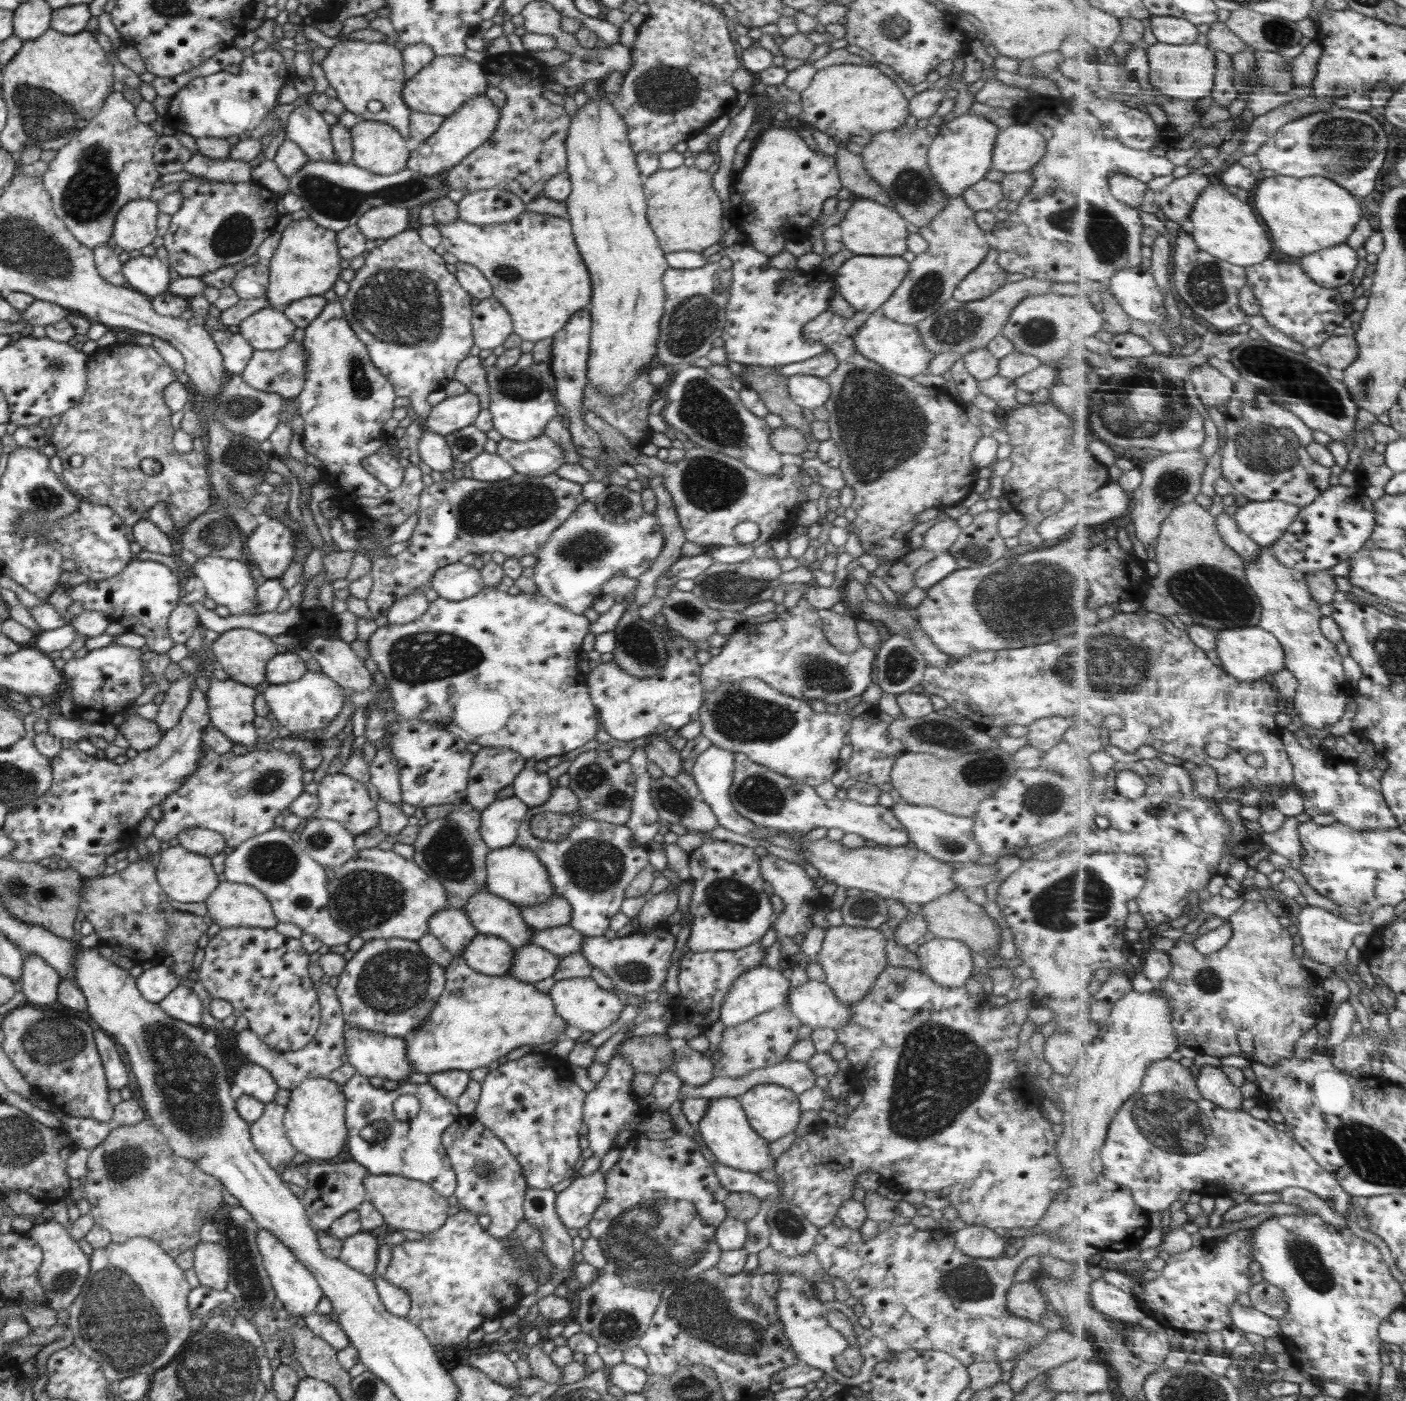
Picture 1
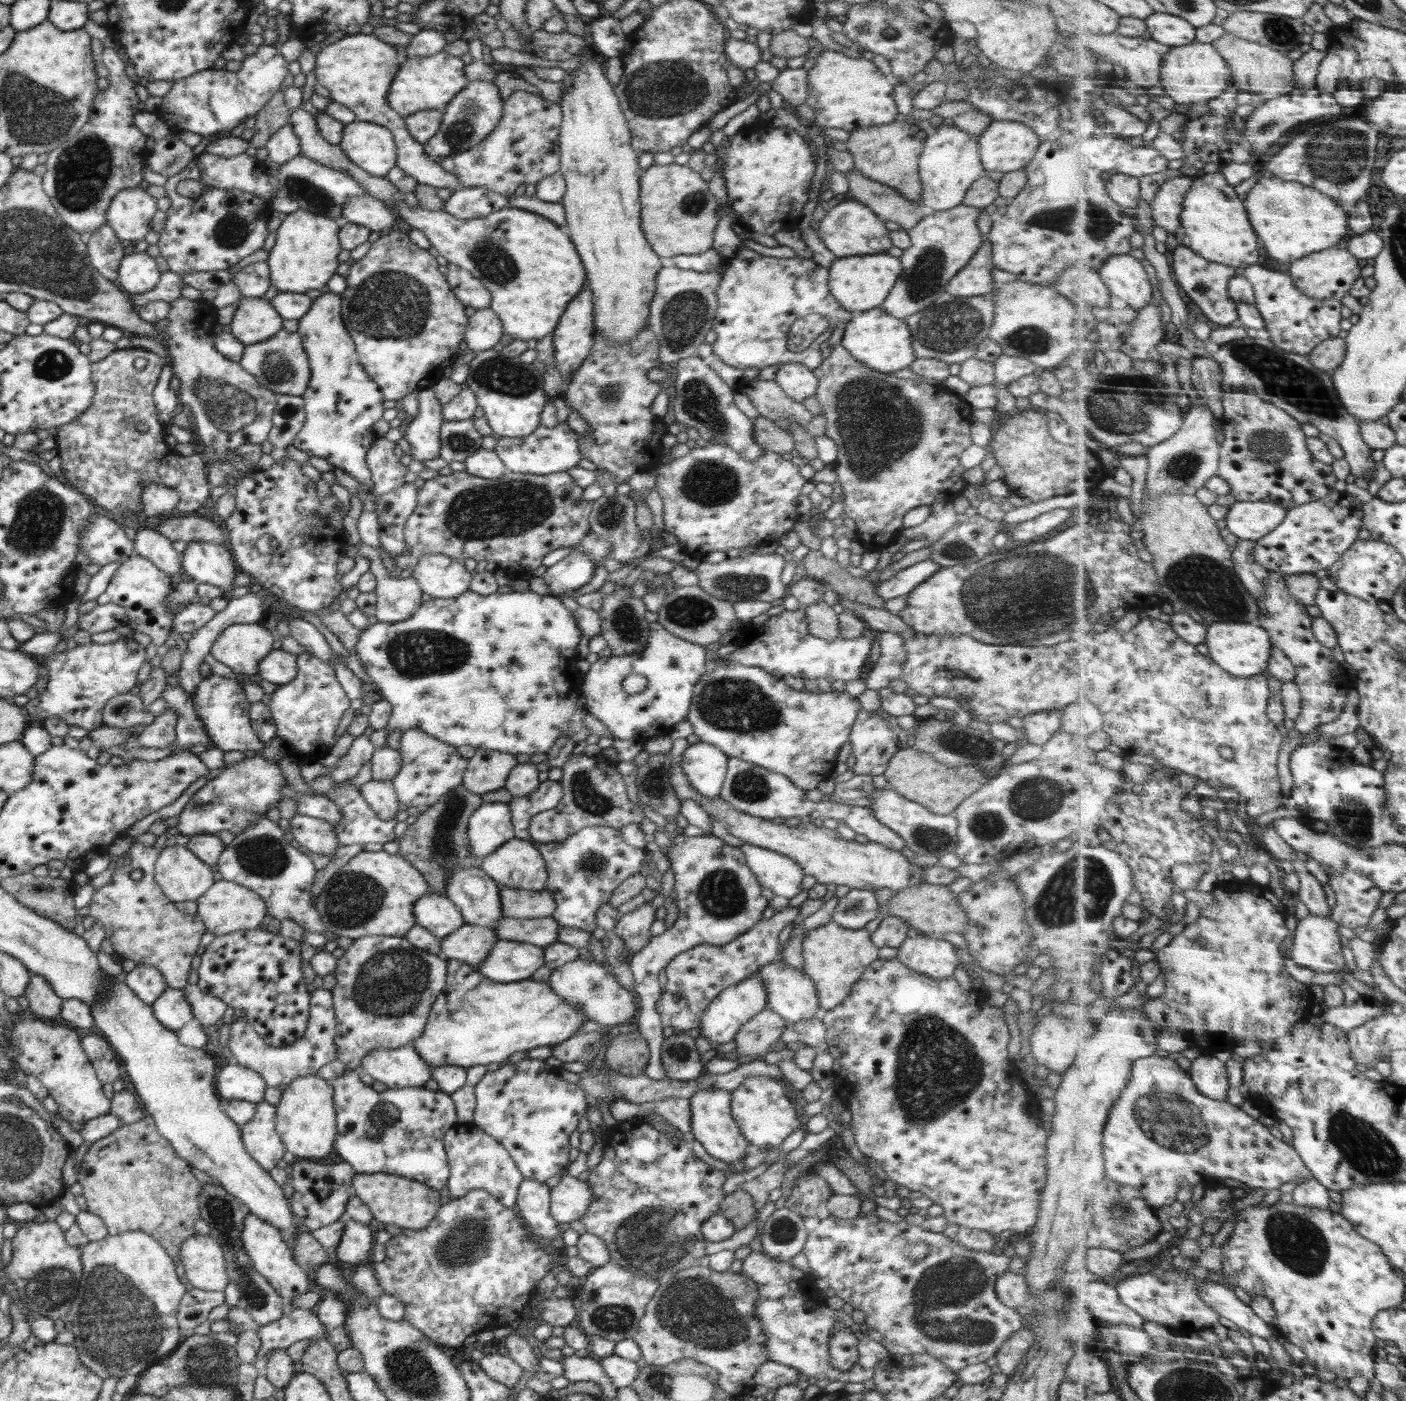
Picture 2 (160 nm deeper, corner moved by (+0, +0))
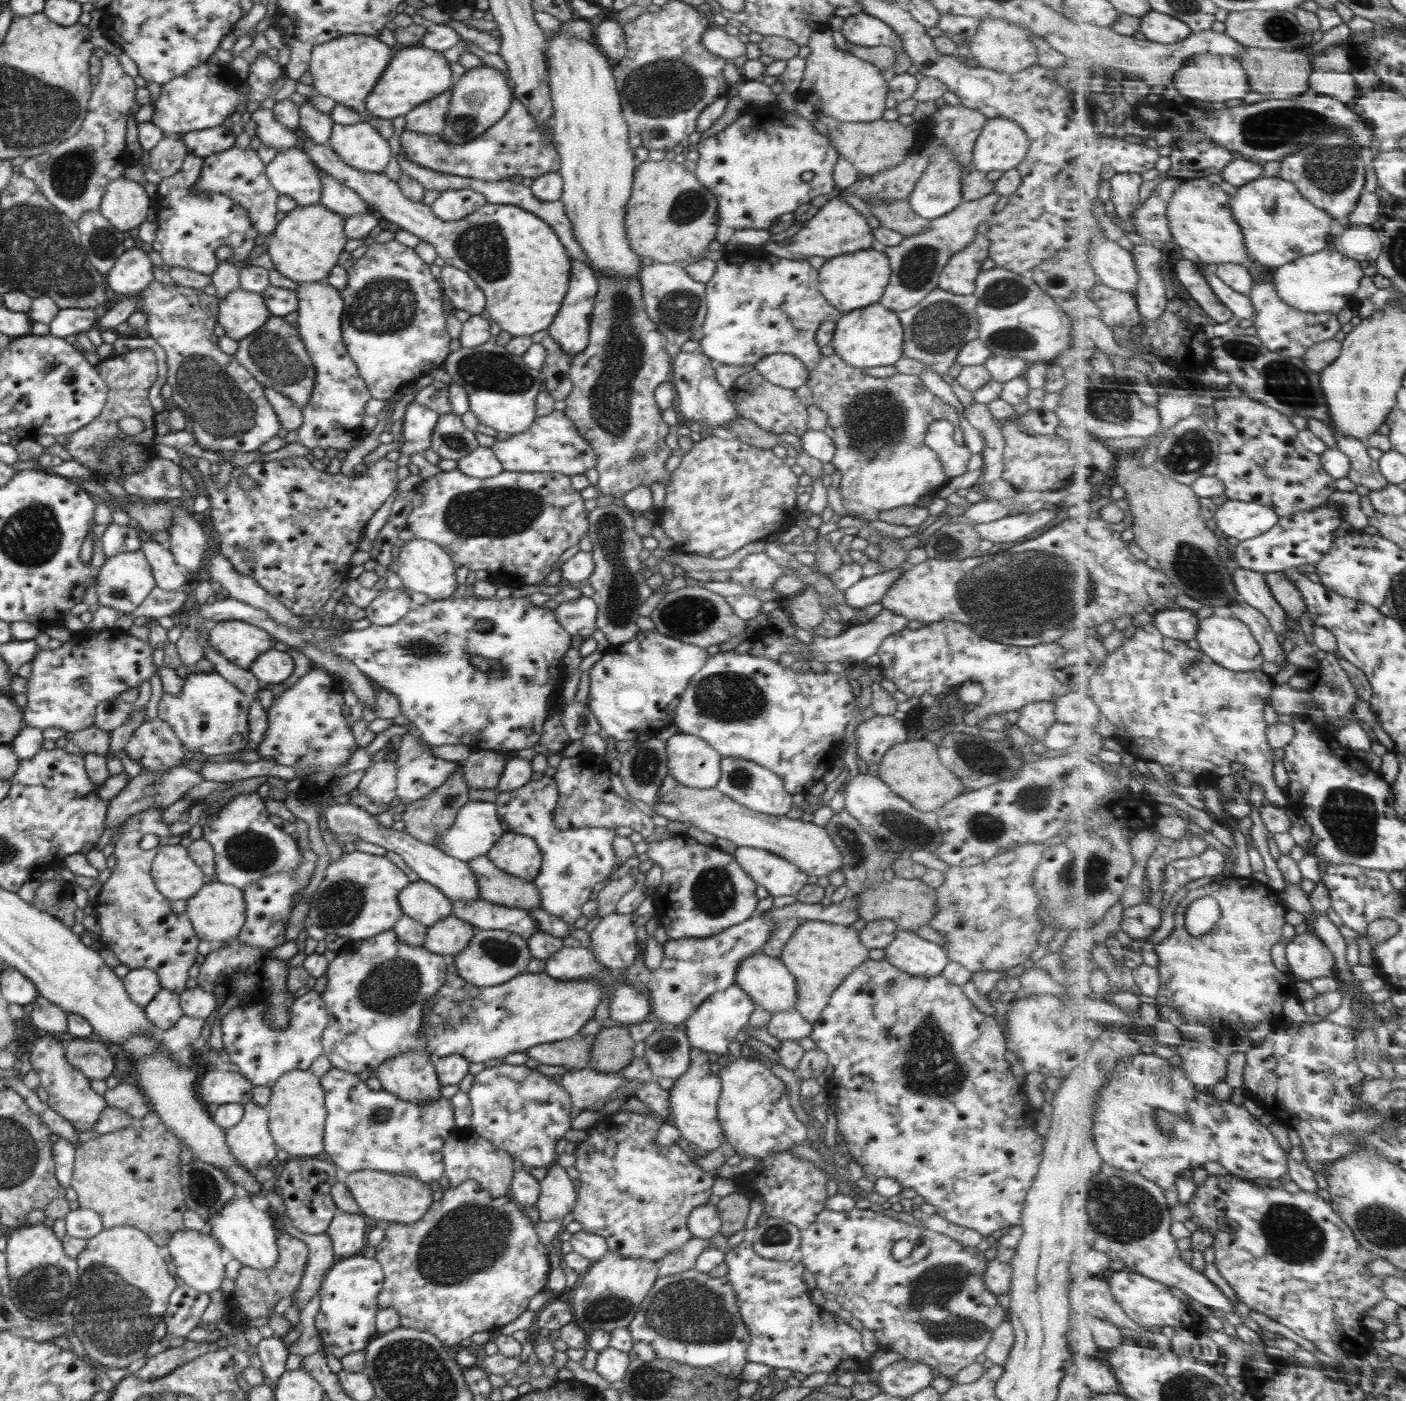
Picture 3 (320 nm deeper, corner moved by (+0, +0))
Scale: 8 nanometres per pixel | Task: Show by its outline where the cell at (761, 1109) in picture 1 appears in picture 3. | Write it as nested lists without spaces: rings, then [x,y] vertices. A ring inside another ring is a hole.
[[[741,1056],[721,1067],[718,1076],[722,1084],[722,1094],[718,1098],[718,1119],[728,1141],[726,1144],[733,1154],[742,1160],[752,1157],[764,1159],[812,1142],[811,1129],[798,1120],[790,1106],[784,1082],[765,1065]]]

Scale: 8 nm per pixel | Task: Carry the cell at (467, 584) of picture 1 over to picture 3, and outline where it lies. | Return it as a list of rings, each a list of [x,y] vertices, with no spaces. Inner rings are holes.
[[[416,538],[401,542],[395,550],[394,559],[397,575],[410,592],[422,592],[432,600],[444,600],[456,595],[455,590],[459,584],[456,581],[455,563],[435,542]]]

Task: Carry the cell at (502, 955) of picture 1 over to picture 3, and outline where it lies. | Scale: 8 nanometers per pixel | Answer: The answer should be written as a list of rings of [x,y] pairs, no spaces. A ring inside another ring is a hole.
[[[450,915],[432,923],[426,929],[423,946],[430,952],[451,959],[466,945],[469,945],[470,939],[473,939],[474,931],[475,927],[469,922]]]

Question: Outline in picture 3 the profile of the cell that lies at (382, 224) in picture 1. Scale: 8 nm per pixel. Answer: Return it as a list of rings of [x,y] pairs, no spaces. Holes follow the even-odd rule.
[[[320,170],[319,176],[322,179],[322,198],[320,198],[320,203],[324,207],[329,208],[332,212],[341,214],[343,217],[373,211],[364,199],[360,199],[360,196],[354,190],[344,187],[334,178],[330,178],[330,175],[324,170]]]

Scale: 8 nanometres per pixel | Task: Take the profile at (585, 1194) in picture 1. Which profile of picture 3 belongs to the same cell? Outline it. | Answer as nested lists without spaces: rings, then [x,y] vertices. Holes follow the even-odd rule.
[[[558,1163],[547,1168],[546,1176],[539,1180],[537,1208],[542,1221],[564,1219],[574,1210],[577,1192],[572,1182]]]

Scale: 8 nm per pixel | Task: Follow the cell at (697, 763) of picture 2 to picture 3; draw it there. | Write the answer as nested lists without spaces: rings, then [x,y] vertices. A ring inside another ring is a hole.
[[[674,734],[666,742],[669,775],[690,788],[711,789],[721,775],[723,758],[702,738],[690,734]]]

